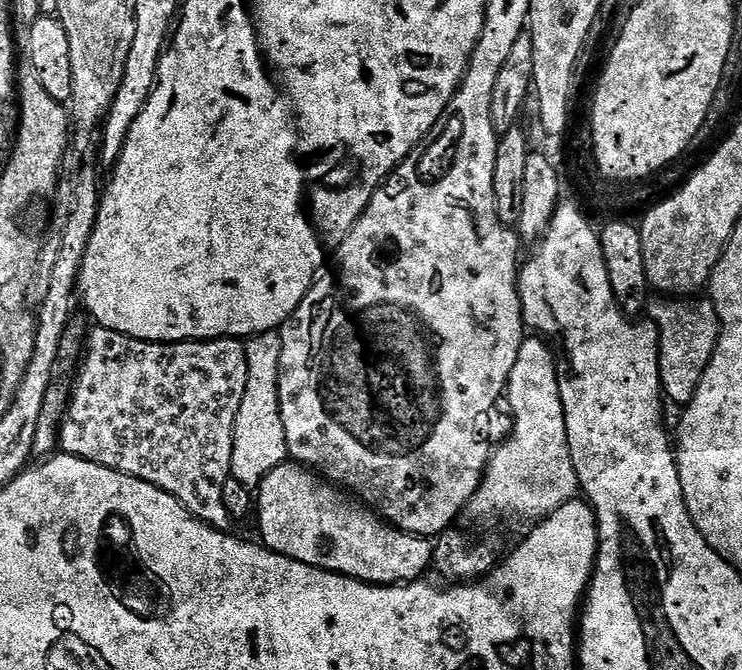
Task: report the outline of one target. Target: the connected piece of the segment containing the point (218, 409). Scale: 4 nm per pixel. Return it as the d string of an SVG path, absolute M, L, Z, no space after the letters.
M93 327L93 332L89 331L86 336L86 347L82 352L82 361L84 365L80 368L80 377L76 380L76 389L73 387L70 392L68 408L64 411L64 419L60 421L60 442L59 451L65 456L77 456L86 462L94 462L98 466L106 466L110 470L118 470L122 474L130 474L134 478L138 478L142 482L150 482L154 486L158 486L162 490L166 490L166 494L170 494L174 498L178 498L178 502L182 502L182 506L186 510L190 510L192 516L197 516L202 522L206 522L212 528L228 530L233 527L234 521L232 515L226 510L226 502L224 501L224 487L232 474L232 451L234 450L234 430L236 429L236 419L238 418L238 410L242 406L242 394L246 394L246 378L248 377L248 367L246 366L246 350L244 344L236 338L225 338L222 340L183 340L181 344L155 344L149 340L139 340L138 338L130 338L121 332L115 332L109 328Z

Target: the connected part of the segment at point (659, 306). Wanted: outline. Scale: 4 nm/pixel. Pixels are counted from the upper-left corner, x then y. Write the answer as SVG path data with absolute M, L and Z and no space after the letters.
M708 298L656 299L649 303L646 312L660 331L660 387L667 399L669 396L679 406L687 406L698 390L698 382L702 382L702 374L706 374L706 366L710 366L710 358L720 340L720 319Z

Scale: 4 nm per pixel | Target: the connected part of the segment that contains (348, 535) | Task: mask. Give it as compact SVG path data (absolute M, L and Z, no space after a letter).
M285 462L266 474L254 500L254 516L260 519L259 539L265 548L294 562L306 562L306 566L349 576L367 584L410 584L419 581L423 577L420 575L424 571L427 573L432 566L431 539L392 527L359 499L353 498L347 491L321 478L303 464Z

